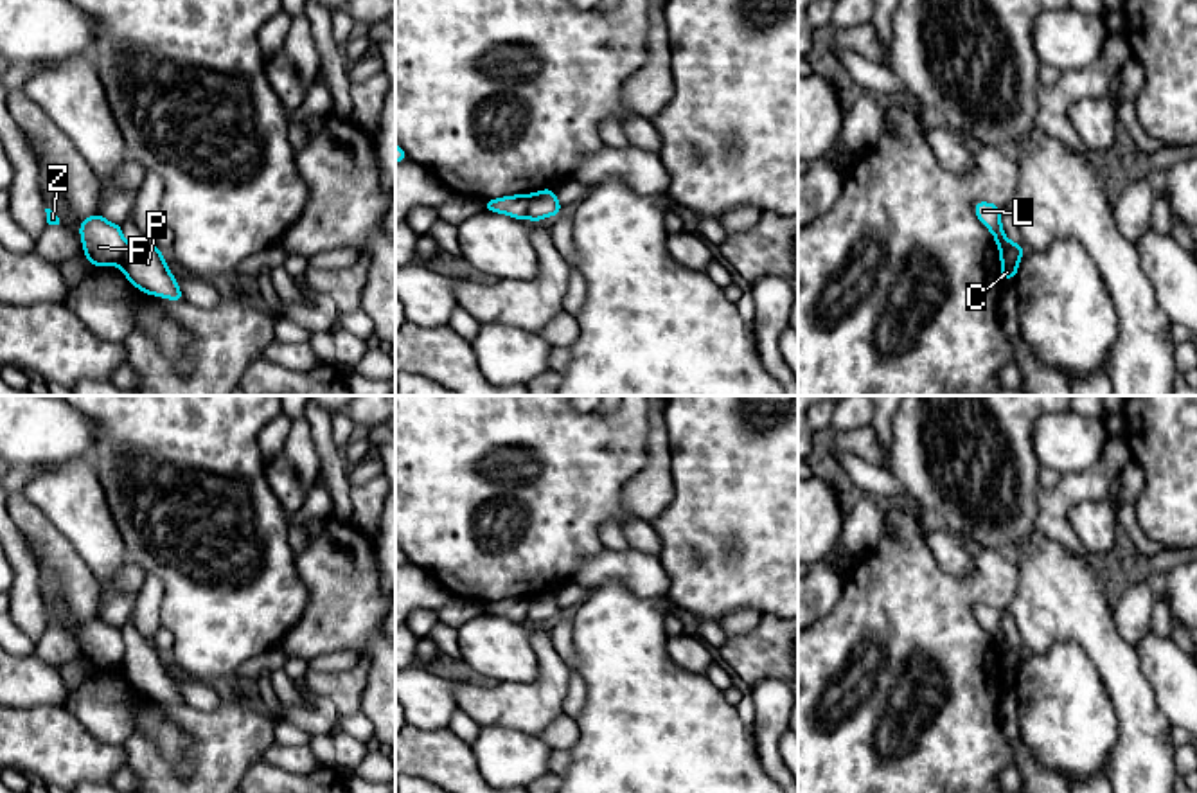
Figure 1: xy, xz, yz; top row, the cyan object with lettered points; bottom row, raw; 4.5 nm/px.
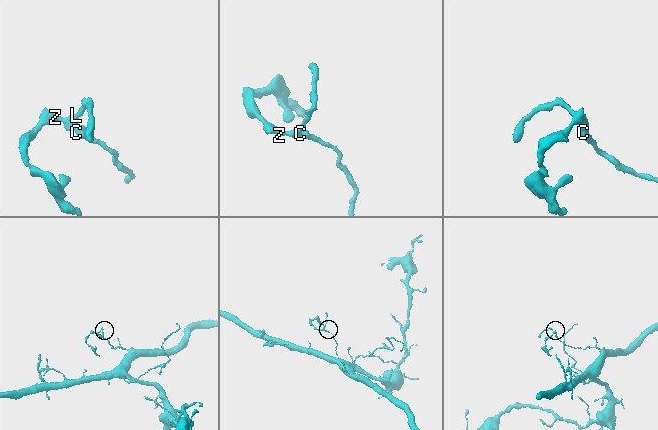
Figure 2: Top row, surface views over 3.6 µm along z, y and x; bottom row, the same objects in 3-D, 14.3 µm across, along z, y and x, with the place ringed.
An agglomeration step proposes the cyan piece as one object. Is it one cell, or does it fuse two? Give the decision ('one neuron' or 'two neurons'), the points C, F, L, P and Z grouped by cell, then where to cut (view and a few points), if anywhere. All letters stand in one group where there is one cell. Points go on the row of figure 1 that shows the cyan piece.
two neurons | C P / F L Z | xz (531, 195), (525, 216)

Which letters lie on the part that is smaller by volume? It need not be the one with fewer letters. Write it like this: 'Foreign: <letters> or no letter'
Foreign: F, L, Z

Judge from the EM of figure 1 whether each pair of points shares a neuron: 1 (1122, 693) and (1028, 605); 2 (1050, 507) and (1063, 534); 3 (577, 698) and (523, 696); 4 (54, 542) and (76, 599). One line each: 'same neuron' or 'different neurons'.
1: same neuron
2: same neuron
3: different neurons
4: same neuron

